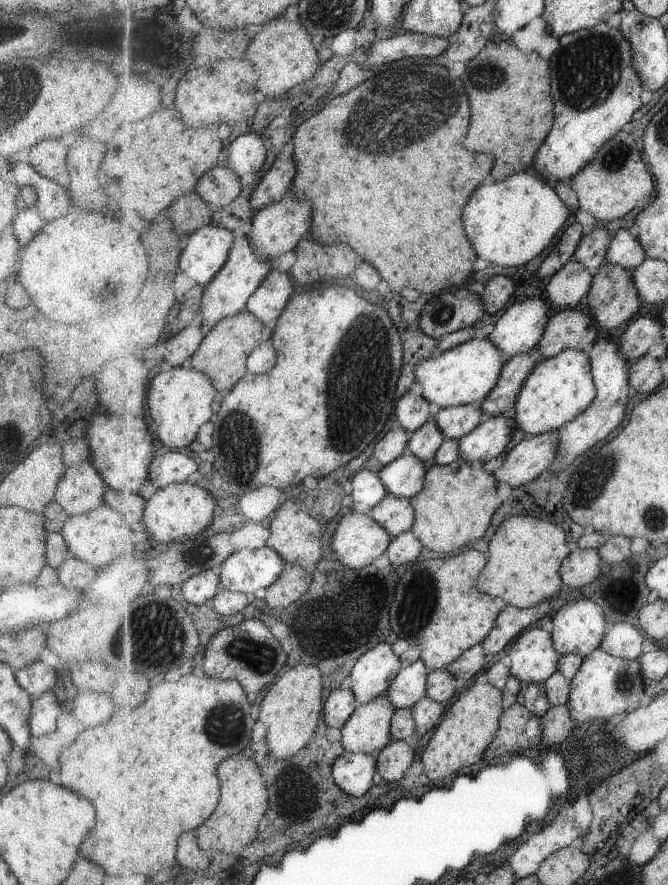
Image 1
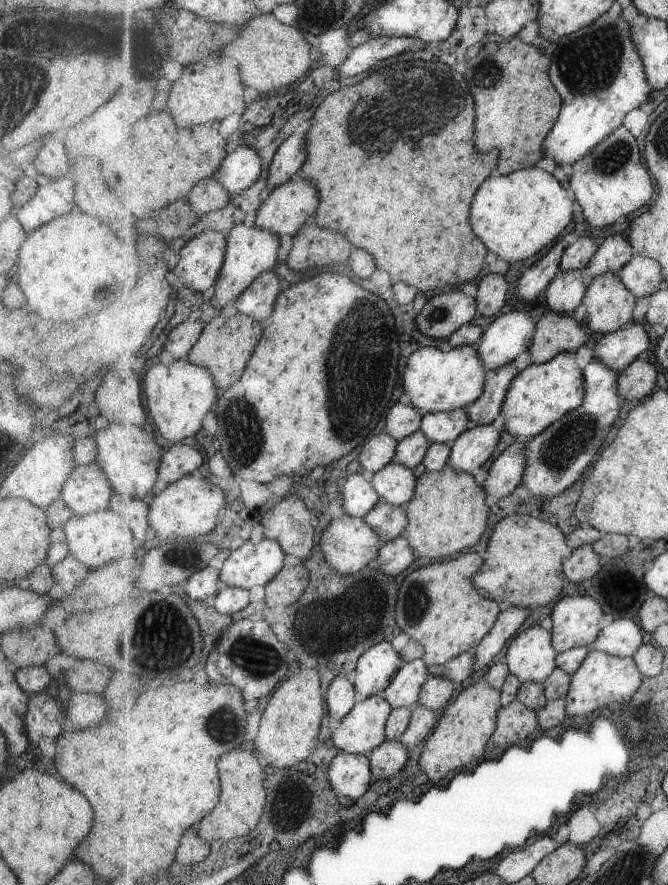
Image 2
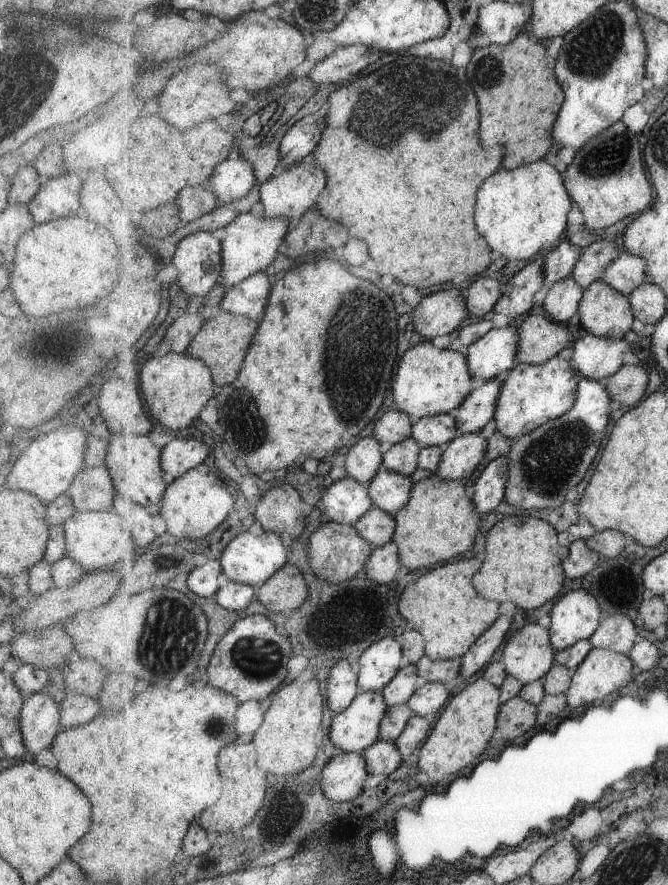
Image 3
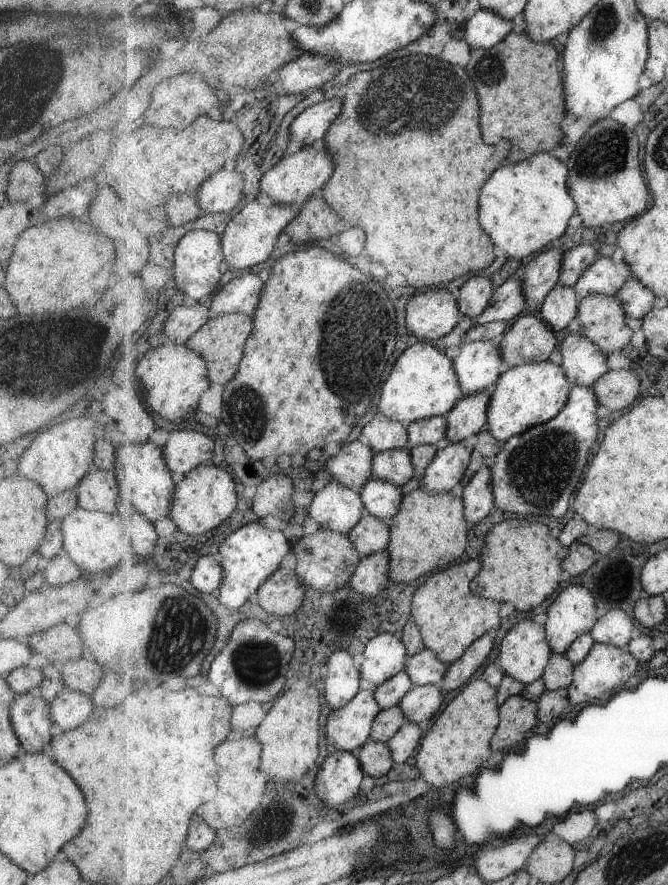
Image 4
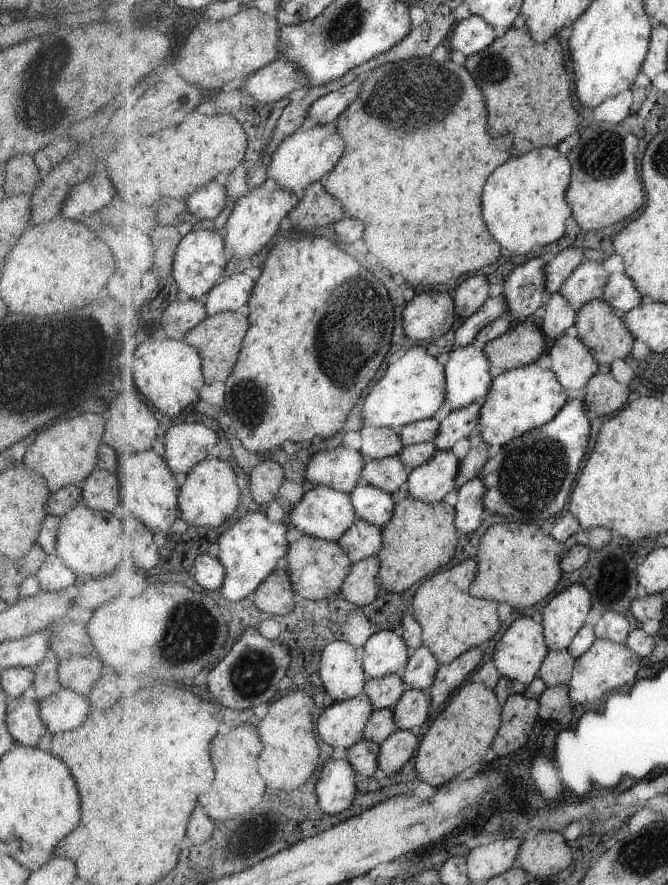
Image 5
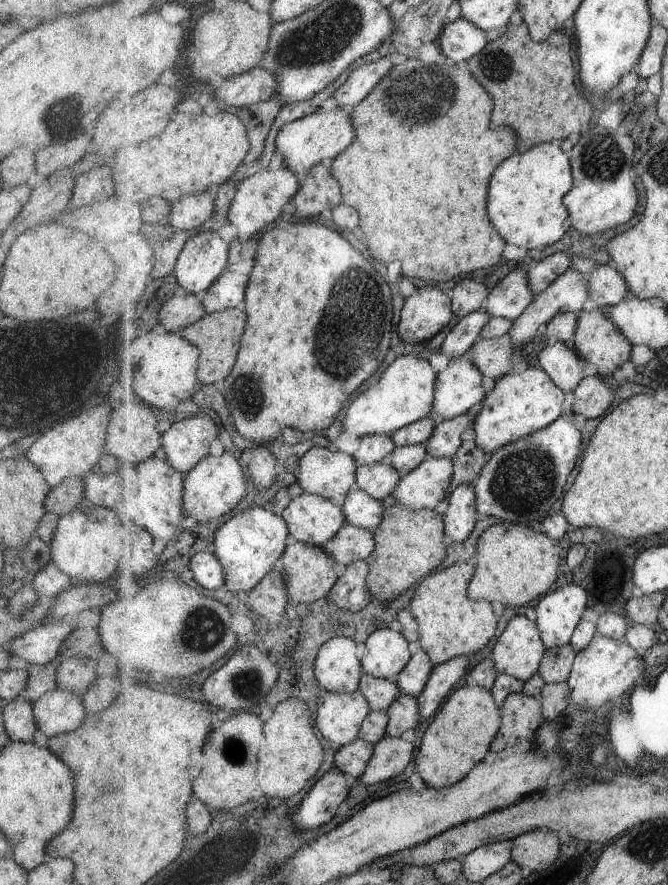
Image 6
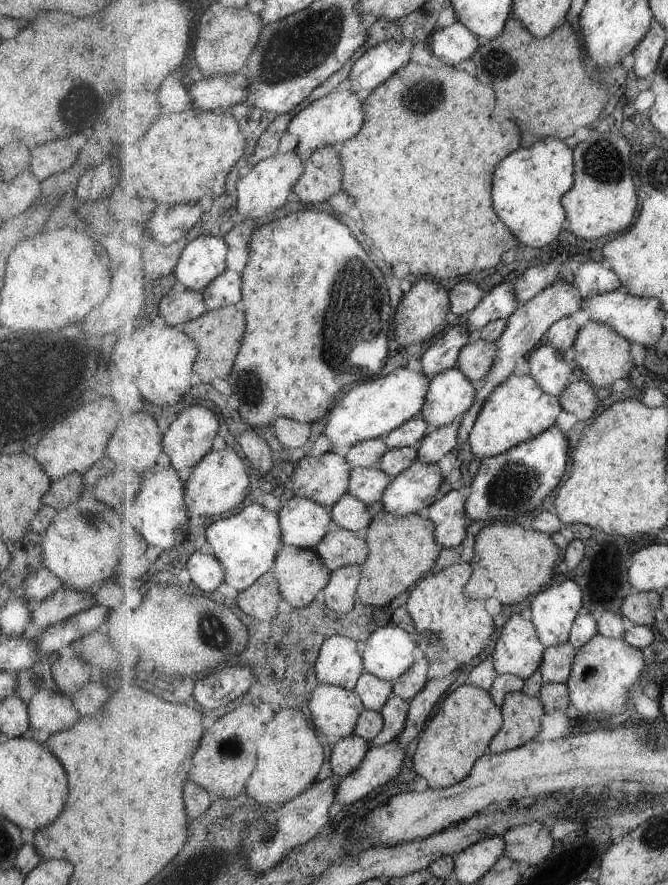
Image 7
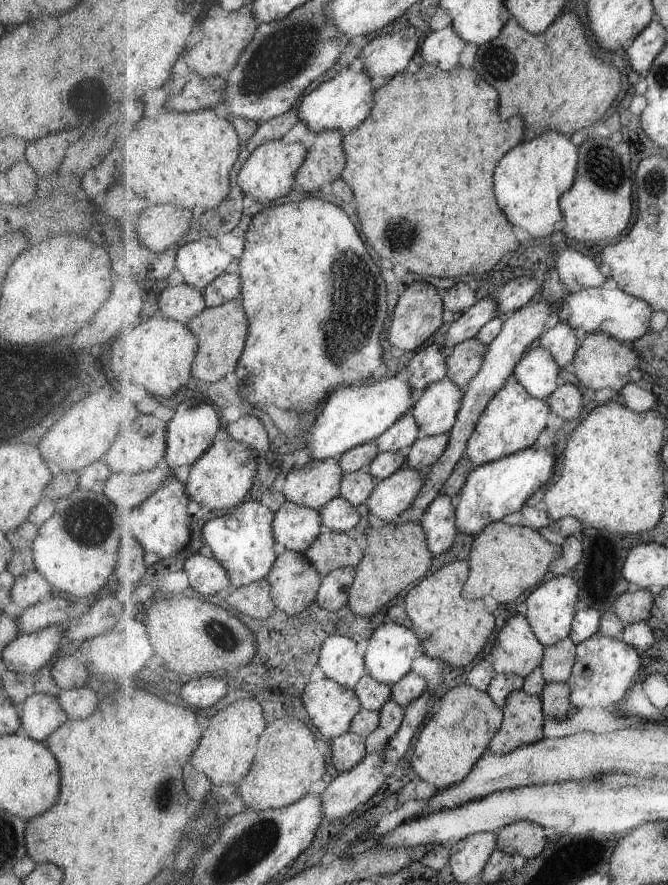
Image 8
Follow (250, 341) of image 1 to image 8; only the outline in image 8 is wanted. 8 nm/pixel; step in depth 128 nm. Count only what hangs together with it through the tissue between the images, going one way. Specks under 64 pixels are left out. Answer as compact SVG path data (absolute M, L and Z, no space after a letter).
M235 299L218 307L207 308L192 318L187 326L199 341L198 354L192 371L194 378L205 382L217 382L221 378L224 379L229 372L235 372L249 334L249 322L241 300Z

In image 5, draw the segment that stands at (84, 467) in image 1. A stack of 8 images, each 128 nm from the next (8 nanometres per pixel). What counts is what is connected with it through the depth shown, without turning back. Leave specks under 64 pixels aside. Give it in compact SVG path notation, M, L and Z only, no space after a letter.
M93 469L80 484L80 500L94 511L111 512L118 506L118 488L115 473Z

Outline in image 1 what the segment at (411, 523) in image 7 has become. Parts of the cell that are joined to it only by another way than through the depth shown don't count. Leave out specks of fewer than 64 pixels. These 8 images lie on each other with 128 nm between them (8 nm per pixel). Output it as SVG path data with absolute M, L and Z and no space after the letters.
M456 460L450 465L435 462L426 474L426 486L411 500L416 510L416 519L412 531L421 539L425 548L451 554L459 548L469 548L476 540L481 540L495 512L501 508L496 476L485 470L483 461Z

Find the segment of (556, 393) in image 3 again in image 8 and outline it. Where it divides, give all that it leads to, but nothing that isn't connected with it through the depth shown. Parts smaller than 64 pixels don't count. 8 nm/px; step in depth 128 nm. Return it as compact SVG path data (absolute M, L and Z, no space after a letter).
M517 379L509 380L490 400L478 420L475 432L468 440L468 458L478 467L533 446L539 434L547 428L547 416L551 413L548 399L534 397Z

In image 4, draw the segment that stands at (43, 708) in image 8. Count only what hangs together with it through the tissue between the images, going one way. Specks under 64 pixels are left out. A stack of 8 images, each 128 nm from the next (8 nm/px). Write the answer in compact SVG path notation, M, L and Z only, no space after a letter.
M63 690L50 700L49 714L52 724L68 731L83 724L95 706L90 697L77 691Z

